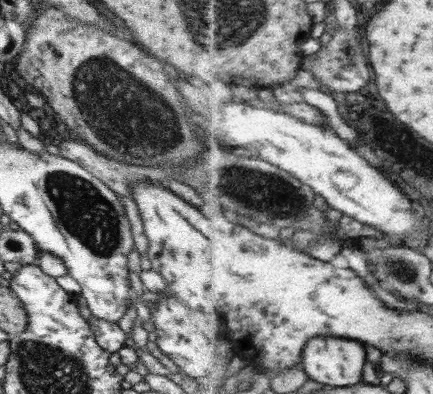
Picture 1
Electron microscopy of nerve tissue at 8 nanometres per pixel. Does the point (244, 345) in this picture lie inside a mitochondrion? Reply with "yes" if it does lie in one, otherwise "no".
no

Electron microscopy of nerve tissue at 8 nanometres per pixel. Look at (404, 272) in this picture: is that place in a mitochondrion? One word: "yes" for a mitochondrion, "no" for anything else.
yes

